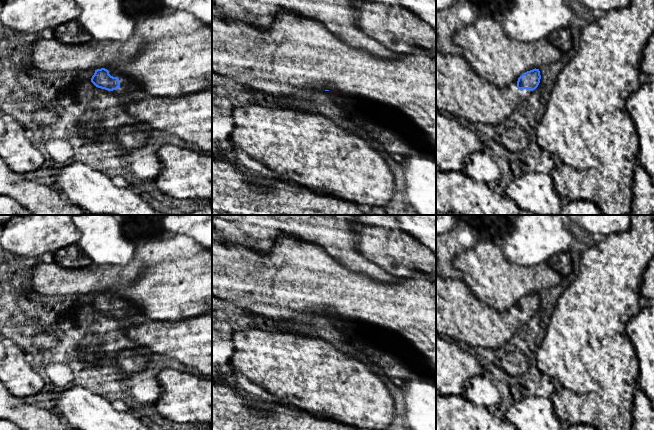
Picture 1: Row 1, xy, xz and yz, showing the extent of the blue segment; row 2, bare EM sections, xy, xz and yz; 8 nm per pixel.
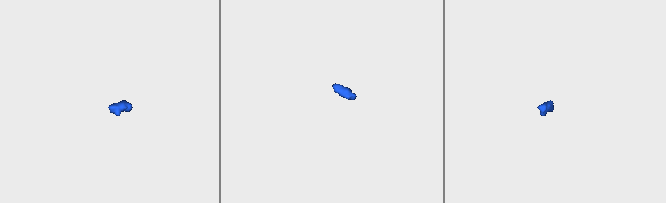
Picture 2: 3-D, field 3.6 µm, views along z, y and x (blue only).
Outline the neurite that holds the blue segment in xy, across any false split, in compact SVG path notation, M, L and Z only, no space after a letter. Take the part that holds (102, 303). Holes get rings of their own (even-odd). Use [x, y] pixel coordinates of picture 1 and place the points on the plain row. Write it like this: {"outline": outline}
{"outline": "M105 292L95 294L95 297L91 302L91 306L96 311L108 315L113 315L120 311L119 303L111 300L109 295Z"}

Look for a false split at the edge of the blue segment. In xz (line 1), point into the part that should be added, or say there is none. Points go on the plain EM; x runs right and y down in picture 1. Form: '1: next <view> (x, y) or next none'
1: next none

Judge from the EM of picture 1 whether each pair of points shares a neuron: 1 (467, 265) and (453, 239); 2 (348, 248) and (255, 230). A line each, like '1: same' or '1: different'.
1: different
2: same

